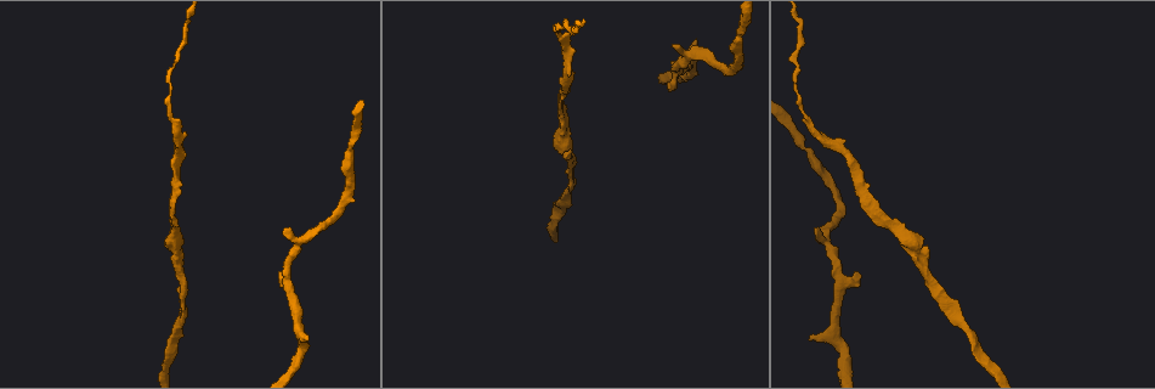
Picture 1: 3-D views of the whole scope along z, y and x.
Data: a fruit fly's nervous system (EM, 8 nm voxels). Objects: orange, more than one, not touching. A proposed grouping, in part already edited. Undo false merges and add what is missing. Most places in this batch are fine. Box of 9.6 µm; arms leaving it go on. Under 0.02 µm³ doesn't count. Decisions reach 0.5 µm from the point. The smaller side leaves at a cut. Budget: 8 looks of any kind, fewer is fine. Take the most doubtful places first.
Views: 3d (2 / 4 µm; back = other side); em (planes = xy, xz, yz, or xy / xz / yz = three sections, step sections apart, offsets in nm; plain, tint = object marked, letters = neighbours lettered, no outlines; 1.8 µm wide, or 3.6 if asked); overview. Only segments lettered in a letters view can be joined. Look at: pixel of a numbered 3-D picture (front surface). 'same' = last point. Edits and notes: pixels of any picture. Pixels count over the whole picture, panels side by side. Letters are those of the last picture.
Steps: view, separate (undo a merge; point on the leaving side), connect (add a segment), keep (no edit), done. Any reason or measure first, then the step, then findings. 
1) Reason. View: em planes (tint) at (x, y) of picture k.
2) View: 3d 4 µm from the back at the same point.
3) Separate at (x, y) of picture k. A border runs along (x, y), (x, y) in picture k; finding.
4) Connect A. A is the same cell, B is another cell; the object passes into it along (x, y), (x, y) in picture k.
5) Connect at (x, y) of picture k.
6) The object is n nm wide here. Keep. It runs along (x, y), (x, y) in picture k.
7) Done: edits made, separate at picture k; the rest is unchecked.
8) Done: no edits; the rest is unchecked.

Free end. View: 3d 4 µm at (675, 45) of picture 1.

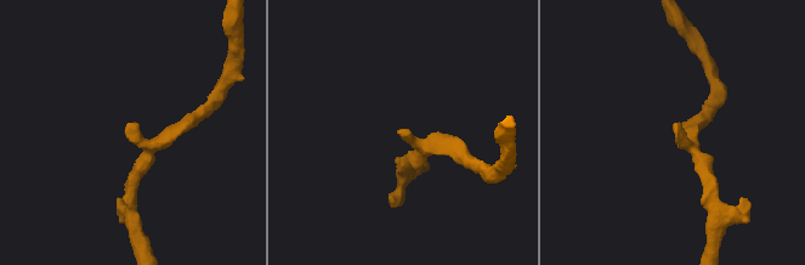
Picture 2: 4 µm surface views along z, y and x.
View: em yz step 16 (tint) at (403, 131) of picture 2.

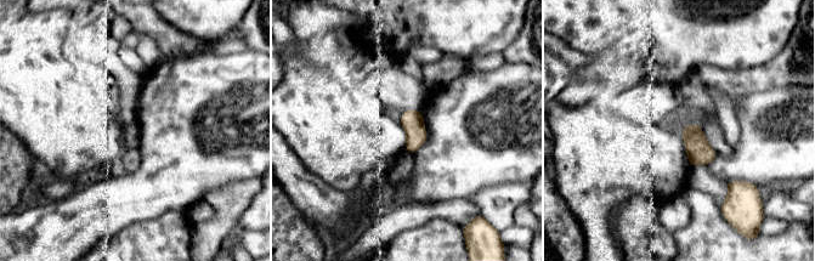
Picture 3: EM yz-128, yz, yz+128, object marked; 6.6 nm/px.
View: em planes (letters) at the same point.

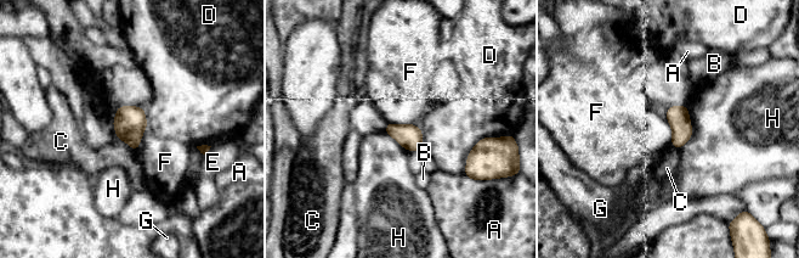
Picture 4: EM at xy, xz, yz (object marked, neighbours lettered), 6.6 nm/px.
The longest contact is with H, 300 nm. Keep. A, B, C, D, E, F, G and H are other cells; a border runs along (667, 107), (672, 145) in picture 4; none of them fits.

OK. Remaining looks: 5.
Branch stops here. View: 3d 4 µm at (809, 339) of picture 1.

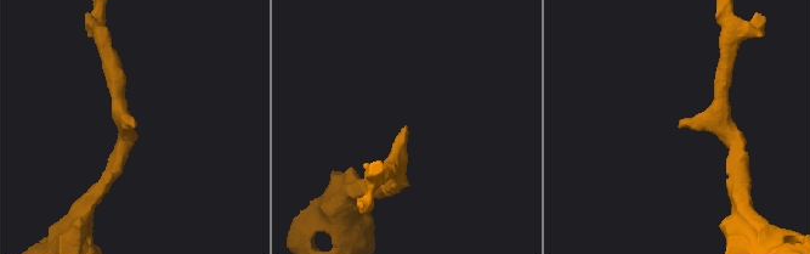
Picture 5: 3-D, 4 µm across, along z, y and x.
View: em xy step 4 (letters) at (135, 126) of picture 5.

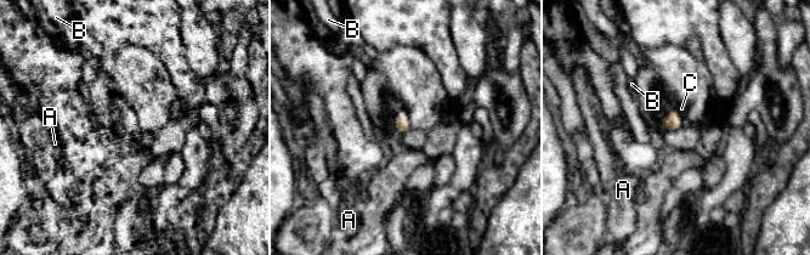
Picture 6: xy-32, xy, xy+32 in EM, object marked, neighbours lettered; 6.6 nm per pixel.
Cut it another way. View: em planes (letters) at the same point.

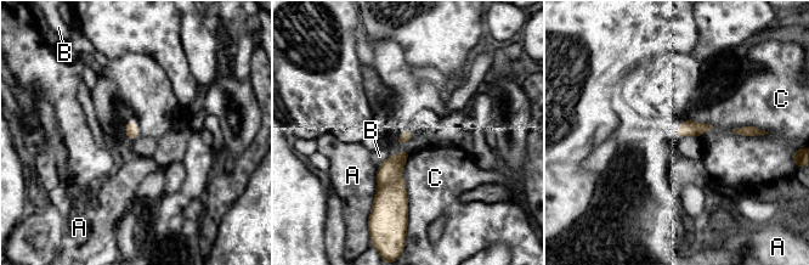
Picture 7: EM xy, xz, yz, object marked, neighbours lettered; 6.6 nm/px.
Keep. A, B and C are other cells; a border runs along (409, 154), (402, 170), (407, 220) in picture 7; none of them fits.

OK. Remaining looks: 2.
Thick turns thin. View: em planes (letters) at (561, 126) of picture 1.

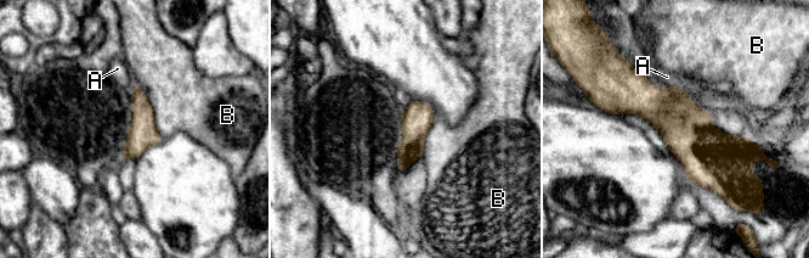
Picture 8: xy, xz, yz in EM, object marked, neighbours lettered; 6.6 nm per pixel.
The object is 190 nm wide here. Keep. A and B are other cells; a border runs along (134, 84), (143, 91), (163, 138) in picture 8; continuous, no second cell.

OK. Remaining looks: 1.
Done: no edits; the rest is unchecked.

